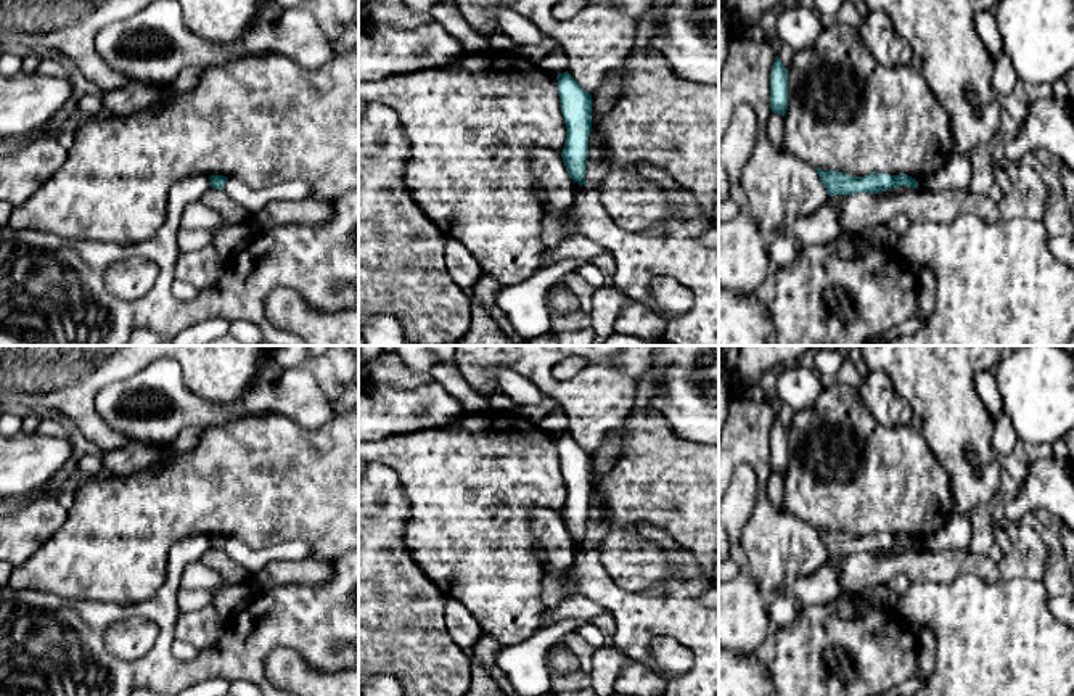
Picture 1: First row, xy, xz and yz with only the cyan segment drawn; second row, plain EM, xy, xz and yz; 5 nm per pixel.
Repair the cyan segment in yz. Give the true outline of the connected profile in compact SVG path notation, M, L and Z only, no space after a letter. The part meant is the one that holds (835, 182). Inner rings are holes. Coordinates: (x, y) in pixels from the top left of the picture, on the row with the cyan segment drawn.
M815 169L830 196L855 193L883 193L899 186L916 188L918 182L908 175L870 174L852 177L836 170Z

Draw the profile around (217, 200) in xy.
M209 188L201 203L220 214L228 223L249 223L249 211L232 199L225 190Z

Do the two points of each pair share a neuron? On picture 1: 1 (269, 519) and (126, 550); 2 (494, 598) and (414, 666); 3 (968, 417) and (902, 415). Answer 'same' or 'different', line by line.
1: same
2: different
3: different

